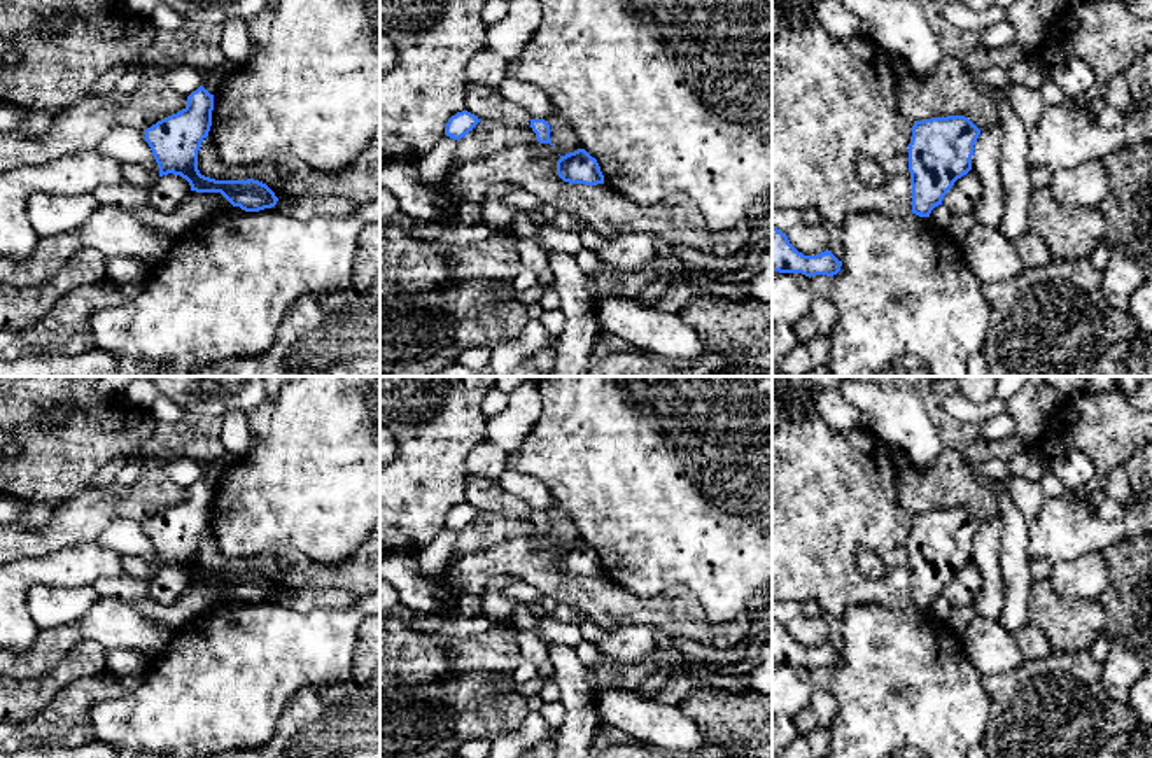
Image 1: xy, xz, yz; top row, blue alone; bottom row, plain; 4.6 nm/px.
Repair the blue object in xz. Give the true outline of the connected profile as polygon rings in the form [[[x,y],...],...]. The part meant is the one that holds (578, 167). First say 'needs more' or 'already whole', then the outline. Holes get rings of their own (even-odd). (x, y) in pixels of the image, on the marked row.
already whole; [[[585,149],[560,156],[557,161],[557,175],[569,184],[604,184],[604,175],[597,159],[592,158]]]

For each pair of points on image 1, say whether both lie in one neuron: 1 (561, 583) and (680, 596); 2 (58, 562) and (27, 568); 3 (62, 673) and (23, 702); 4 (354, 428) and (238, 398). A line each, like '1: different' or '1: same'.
1: same
2: same
3: same
4: different

